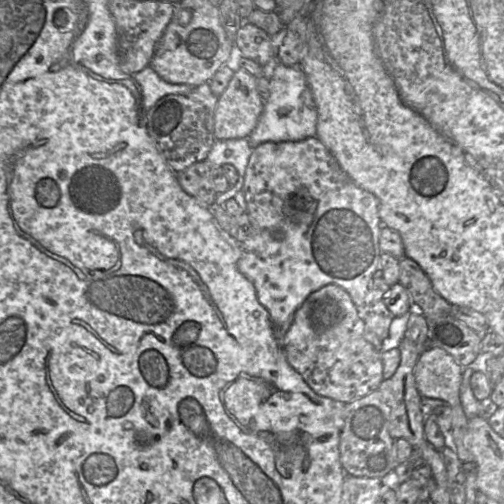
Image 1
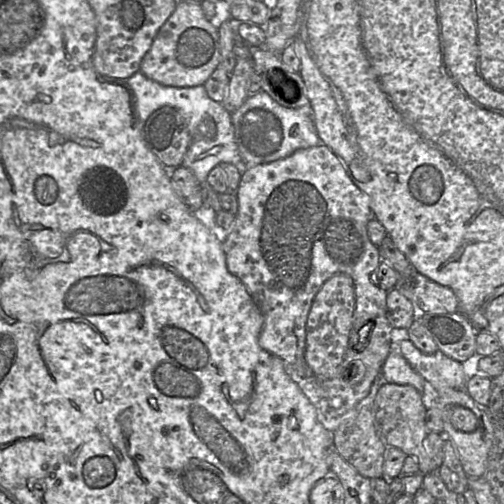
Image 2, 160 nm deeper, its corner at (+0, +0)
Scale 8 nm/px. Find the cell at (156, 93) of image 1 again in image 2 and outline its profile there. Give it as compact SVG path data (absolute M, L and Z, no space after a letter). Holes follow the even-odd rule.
M140 71L127 79L136 101L136 108L143 123L157 109L171 106L177 109L186 120L191 142L181 166L190 169L197 180L202 183L207 180L209 172L220 163L235 165L241 175L245 172L246 165L241 157L235 139L231 114L222 103L212 100L203 85L192 87L164 86L149 78Z

